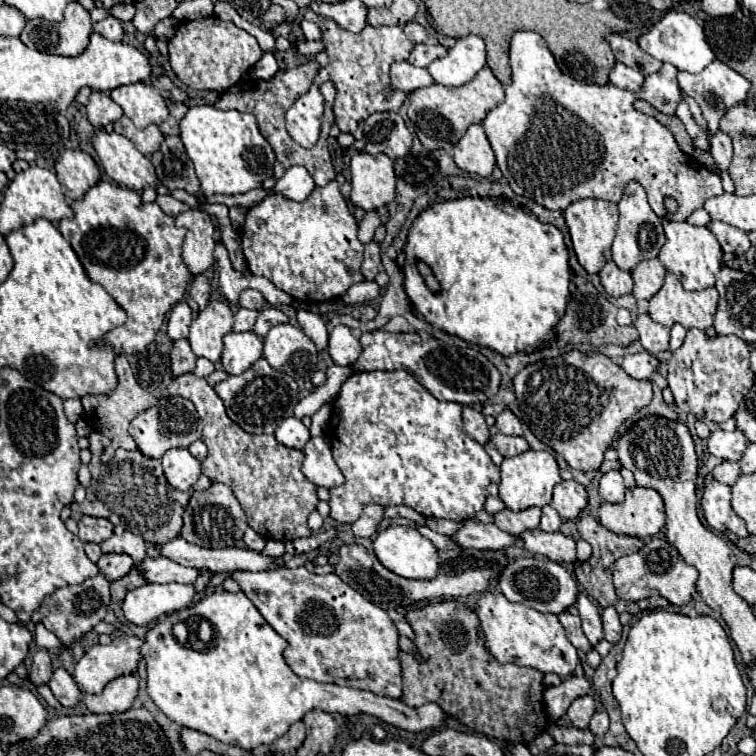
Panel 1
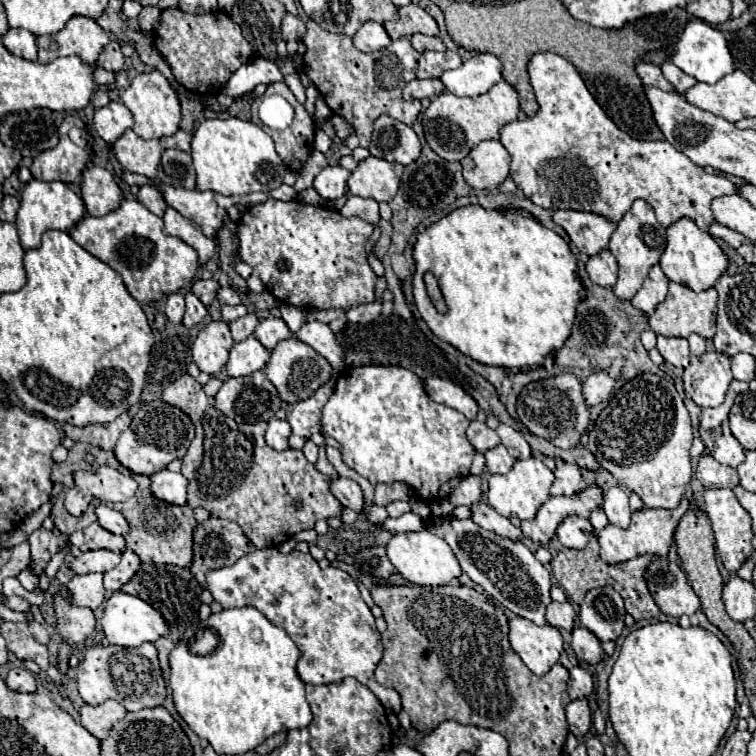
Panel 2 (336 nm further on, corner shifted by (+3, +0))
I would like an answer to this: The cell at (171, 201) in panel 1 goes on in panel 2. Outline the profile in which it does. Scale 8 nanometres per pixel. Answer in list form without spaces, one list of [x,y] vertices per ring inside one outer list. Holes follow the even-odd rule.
[[[152,183],[140,187],[140,191],[138,191],[138,201],[140,201],[146,209],[150,209],[154,215],[158,215],[158,217],[162,217],[164,211],[166,211],[166,201],[164,201],[160,189],[158,189],[156,185],[152,185]]]

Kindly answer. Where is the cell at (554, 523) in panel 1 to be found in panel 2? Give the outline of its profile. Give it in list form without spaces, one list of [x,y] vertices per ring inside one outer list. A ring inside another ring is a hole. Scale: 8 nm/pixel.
[[[566,517],[556,531],[560,543],[568,549],[584,549],[592,533],[594,533],[594,527],[590,525],[590,521],[580,517]]]

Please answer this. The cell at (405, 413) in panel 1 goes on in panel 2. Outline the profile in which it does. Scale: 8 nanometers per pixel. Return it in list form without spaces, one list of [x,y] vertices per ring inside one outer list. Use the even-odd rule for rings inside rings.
[[[366,365],[344,369],[322,413],[322,429],[342,445],[342,459],[346,465],[366,477],[372,485],[402,481],[414,489],[416,497],[434,503],[434,499],[448,497],[448,493],[470,473],[476,455],[466,439],[466,427],[470,421],[462,413],[434,403],[426,395],[422,379],[404,367]]]

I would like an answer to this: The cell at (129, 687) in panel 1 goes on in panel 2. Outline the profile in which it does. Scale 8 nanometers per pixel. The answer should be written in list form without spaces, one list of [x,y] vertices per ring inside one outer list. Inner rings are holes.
[[[104,701],[102,705],[84,705],[80,711],[80,723],[84,729],[88,729],[94,737],[104,739],[108,737],[114,723],[124,719],[126,709],[118,701]]]

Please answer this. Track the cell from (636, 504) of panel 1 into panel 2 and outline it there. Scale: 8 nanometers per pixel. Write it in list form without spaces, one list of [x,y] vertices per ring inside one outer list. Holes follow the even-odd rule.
[[[684,495],[680,505],[676,509],[642,509],[632,513],[632,525],[628,529],[620,529],[616,525],[608,525],[602,531],[598,531],[598,543],[600,543],[600,557],[608,565],[624,563],[638,555],[652,555],[652,557],[666,557],[672,547],[672,535],[680,521],[680,517],[690,507],[690,497]]]

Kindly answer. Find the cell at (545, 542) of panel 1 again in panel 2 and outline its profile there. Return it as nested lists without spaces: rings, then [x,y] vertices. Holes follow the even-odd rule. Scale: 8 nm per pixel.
[[[476,503],[472,505],[472,521],[476,525],[480,525],[482,529],[488,529],[488,531],[494,531],[496,535],[502,535],[502,537],[510,537],[514,541],[522,539],[522,531],[518,527],[514,527],[510,523],[510,519],[498,515],[490,505],[486,503]]]

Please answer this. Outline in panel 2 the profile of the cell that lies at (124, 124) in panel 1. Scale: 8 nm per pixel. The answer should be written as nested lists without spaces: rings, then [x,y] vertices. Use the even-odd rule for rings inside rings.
[[[128,129],[114,145],[114,155],[124,167],[124,171],[132,171],[138,175],[146,175],[150,179],[156,179],[162,147],[158,139],[142,139],[132,129]]]

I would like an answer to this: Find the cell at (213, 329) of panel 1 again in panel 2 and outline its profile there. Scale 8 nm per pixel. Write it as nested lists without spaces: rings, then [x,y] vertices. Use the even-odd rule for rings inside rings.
[[[212,321],[206,325],[191,347],[192,360],[200,371],[208,375],[216,375],[228,361],[228,353],[234,341],[230,337],[228,323]]]

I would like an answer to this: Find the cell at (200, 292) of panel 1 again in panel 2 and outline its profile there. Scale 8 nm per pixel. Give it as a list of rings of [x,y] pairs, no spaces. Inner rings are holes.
[[[208,279],[208,281],[194,281],[194,285],[192,285],[192,293],[208,307],[212,301],[214,301],[214,297],[216,297],[216,291],[220,289],[220,285],[218,285],[218,281],[214,281],[214,279]]]

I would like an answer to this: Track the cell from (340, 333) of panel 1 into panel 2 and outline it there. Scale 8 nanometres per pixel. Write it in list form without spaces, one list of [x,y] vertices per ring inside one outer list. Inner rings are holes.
[[[310,321],[304,323],[296,333],[296,339],[300,339],[302,343],[310,345],[316,353],[320,353],[322,357],[326,357],[330,361],[330,365],[336,371],[344,369],[344,361],[342,361],[342,347],[336,343],[334,333],[330,331],[330,327],[326,323],[320,321]]]

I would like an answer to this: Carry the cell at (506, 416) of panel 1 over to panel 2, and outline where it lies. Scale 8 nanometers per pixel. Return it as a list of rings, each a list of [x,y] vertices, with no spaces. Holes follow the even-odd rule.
[[[500,425],[500,427],[496,429],[496,433],[500,435],[502,445],[508,449],[508,453],[510,453],[514,459],[528,459],[528,457],[532,455],[532,449],[530,449],[528,441],[526,441],[524,435],[518,433],[514,427]]]

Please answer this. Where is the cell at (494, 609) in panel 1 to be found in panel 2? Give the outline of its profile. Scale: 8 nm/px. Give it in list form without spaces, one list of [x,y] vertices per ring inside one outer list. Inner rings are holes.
[[[512,617],[508,637],[512,649],[522,657],[532,673],[544,675],[558,663],[562,653],[562,635],[556,627],[538,627],[524,617]]]

